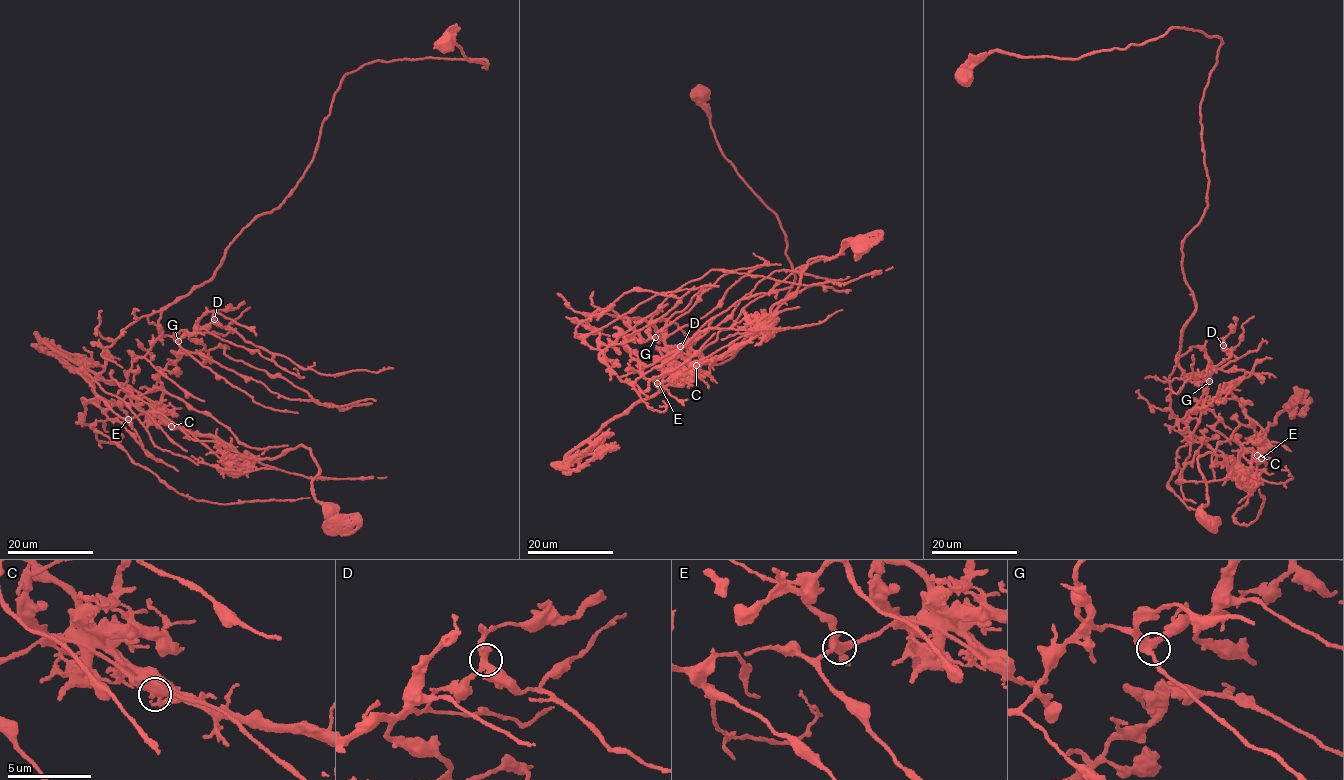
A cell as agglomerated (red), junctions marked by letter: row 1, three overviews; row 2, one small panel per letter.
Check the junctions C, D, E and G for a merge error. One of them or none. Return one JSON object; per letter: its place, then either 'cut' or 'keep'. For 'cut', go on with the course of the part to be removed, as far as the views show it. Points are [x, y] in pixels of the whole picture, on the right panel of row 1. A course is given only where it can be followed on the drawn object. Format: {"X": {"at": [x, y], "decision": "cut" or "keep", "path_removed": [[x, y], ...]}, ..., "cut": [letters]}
{"C": {"at": [1257, 455], "decision": "cut", "path_removed": [[1257, 455], [1230, 473], [1221, 457], [1201, 455], [1207, 502], [1200, 518], [1207, 524], [1208, 517]]}, "D": {"at": [1223, 345], "decision": "keep"}, "E": {"at": [1261, 458], "decision": "keep"}, "G": {"at": [1209, 381], "decision": "keep"}, "cut": ["C"]}

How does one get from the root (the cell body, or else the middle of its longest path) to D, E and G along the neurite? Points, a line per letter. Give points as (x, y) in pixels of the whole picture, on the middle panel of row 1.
D: (698, 94), (795, 276), (718, 364), (691, 362), (676, 323), (621, 319), (680, 346)
E: (698, 94), (794, 282), (718, 364), (691, 362), (676, 323), (624, 315), (657, 383)
G: (698, 94), (794, 282), (718, 364), (691, 362), (676, 323), (621, 319), (655, 337)

